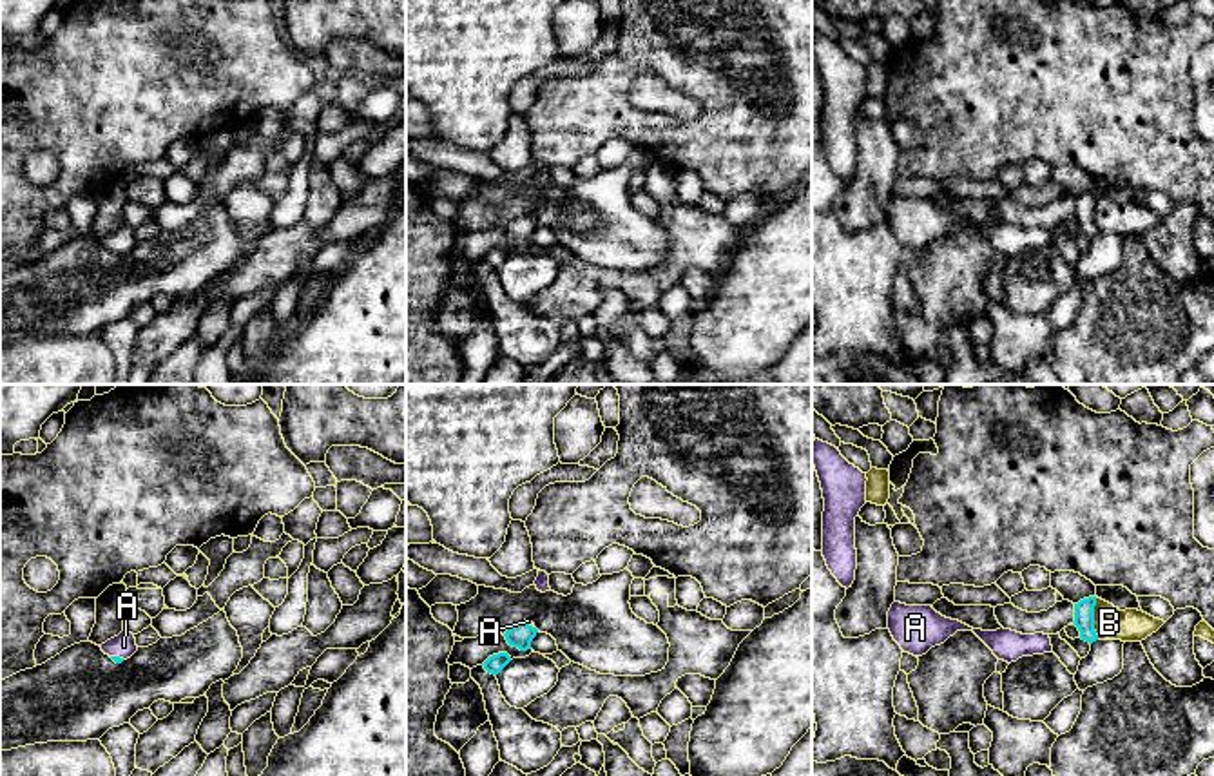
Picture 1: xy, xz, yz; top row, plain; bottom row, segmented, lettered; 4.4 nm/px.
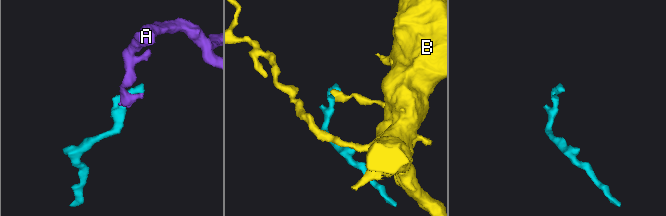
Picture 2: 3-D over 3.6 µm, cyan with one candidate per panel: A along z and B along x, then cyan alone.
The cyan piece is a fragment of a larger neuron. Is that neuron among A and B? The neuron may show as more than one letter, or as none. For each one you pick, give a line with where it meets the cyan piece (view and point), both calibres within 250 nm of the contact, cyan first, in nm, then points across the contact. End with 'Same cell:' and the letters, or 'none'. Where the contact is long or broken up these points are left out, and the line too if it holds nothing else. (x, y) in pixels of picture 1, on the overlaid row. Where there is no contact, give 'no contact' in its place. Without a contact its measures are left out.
A: contact xy (118, 657); calibres 30 and 110 nm; way xy (116, 659), (118, 657), (124, 646)
Same cell: A

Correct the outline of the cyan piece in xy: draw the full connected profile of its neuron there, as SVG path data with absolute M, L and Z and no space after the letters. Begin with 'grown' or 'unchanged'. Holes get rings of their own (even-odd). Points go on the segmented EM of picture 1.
grown; M121 631L118 636L107 640L100 645L105 655L109 655L116 664L130 658L136 651L136 638L129 631Z

